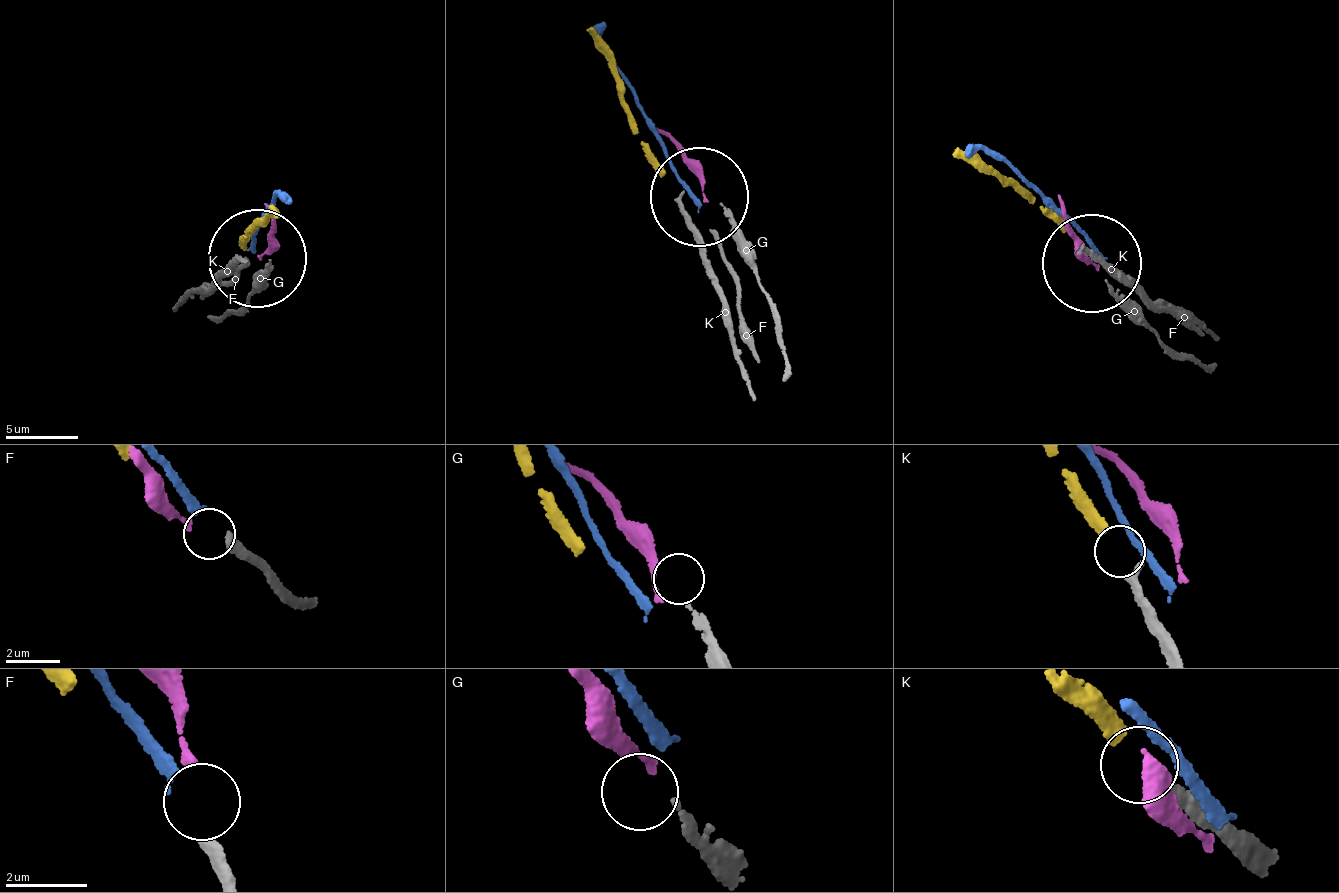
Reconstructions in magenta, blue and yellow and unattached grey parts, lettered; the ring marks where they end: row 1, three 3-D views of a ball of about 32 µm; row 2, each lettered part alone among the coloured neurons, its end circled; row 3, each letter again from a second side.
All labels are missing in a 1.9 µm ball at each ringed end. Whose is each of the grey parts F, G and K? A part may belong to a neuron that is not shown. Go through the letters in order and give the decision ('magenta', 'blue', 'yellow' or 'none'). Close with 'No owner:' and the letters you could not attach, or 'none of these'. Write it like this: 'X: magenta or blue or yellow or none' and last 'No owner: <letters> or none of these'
F: magenta
G: none
K: yellow
No owner: G

